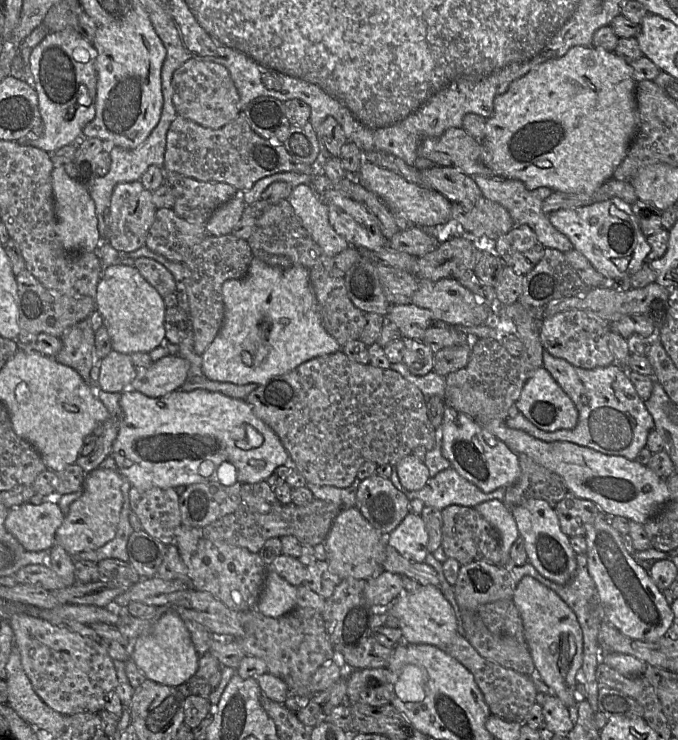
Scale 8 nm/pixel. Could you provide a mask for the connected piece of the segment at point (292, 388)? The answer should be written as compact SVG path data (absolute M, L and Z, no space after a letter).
M341 350L332 354L315 357L285 374L272 377L266 383L258 385L244 400L251 406L254 414L277 434L289 454L290 463L292 466L298 468L308 483L337 488L349 487L356 479L357 471L363 463L369 461L378 465L390 464L391 466L395 466L404 456L412 454L415 447L423 446L427 451L430 451L437 443L438 431L433 427L428 417L427 402L419 388L391 368L382 369L370 363L360 364L354 362Z

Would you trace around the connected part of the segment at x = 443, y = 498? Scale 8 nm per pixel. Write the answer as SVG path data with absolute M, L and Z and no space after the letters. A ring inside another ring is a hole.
M453 467L440 471L430 477L426 485L420 490L403 490L410 499L420 499L426 506L432 506L439 510L450 505L475 507L476 505L499 499L504 501L505 487L485 493L475 484L462 477Z

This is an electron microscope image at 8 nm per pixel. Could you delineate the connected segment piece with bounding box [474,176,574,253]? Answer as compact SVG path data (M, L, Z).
M474 176L474 179L485 198L503 206L509 212L515 225L529 226L545 248L557 249L563 253L574 249L569 238L551 224L549 214L542 210L544 200L553 193L553 190L547 187L528 190L519 180L505 179L499 176Z

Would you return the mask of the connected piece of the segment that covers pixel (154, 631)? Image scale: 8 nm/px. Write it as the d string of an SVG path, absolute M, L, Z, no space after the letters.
M167 611L143 635L132 642L131 659L149 680L165 686L177 687L186 683L198 669L200 655L195 649L190 633L174 611Z

